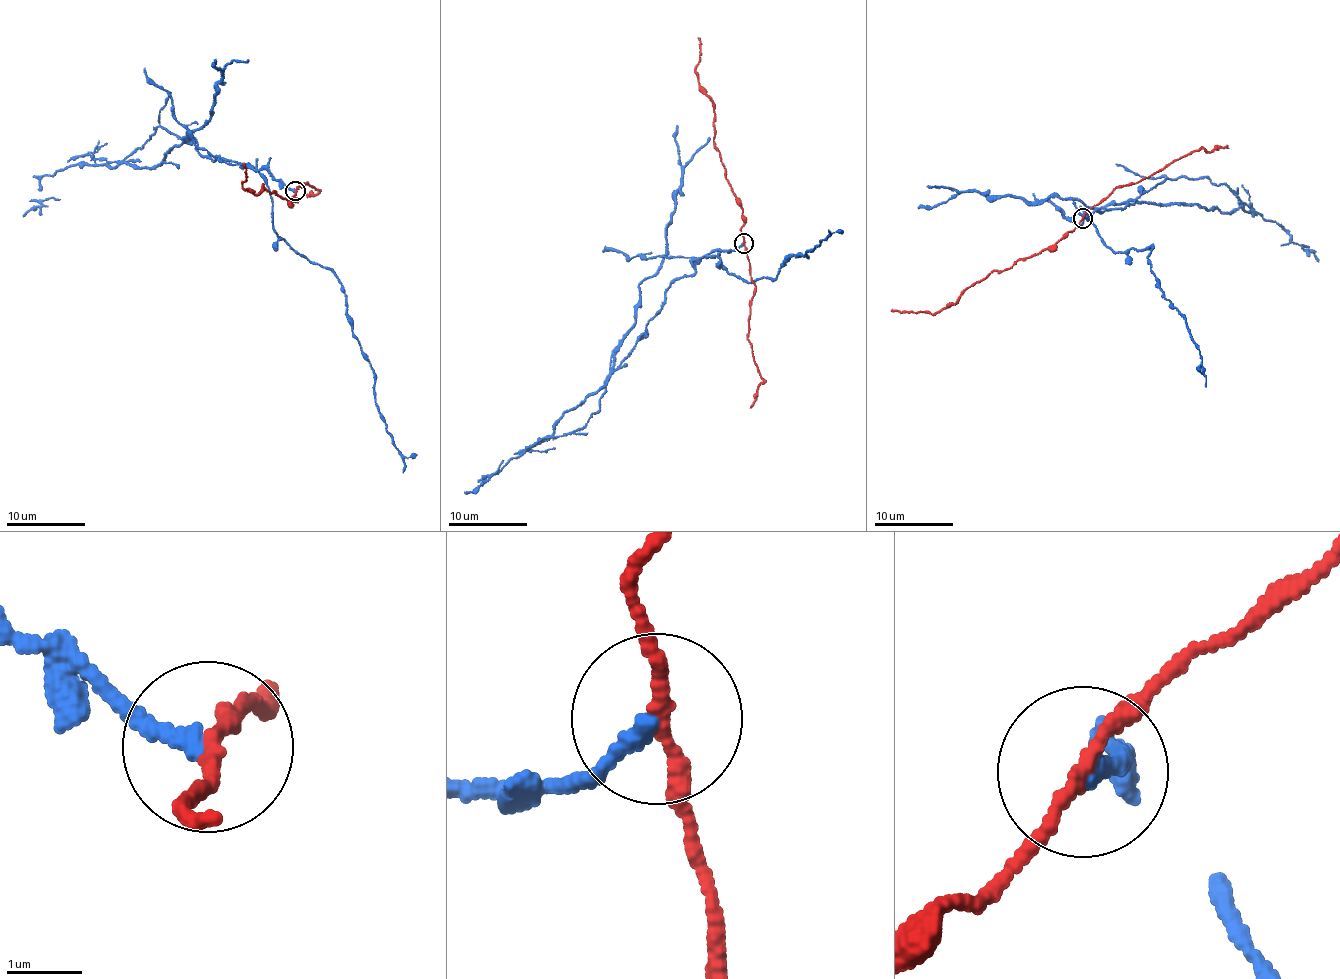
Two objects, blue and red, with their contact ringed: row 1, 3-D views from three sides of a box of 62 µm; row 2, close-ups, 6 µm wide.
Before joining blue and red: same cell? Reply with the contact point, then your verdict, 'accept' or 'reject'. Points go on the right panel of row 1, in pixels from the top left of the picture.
(1082, 218) | reject

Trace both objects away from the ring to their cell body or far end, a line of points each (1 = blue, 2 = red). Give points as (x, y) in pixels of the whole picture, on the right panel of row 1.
1: (1082, 217), (1169, 178), (1205, 177), (1241, 203), (1092, 207), (958, 192), (917, 209)
2: (1082, 217), (1074, 229), (1058, 240), (1005, 270), (993, 271), (937, 313), (890, 310)

